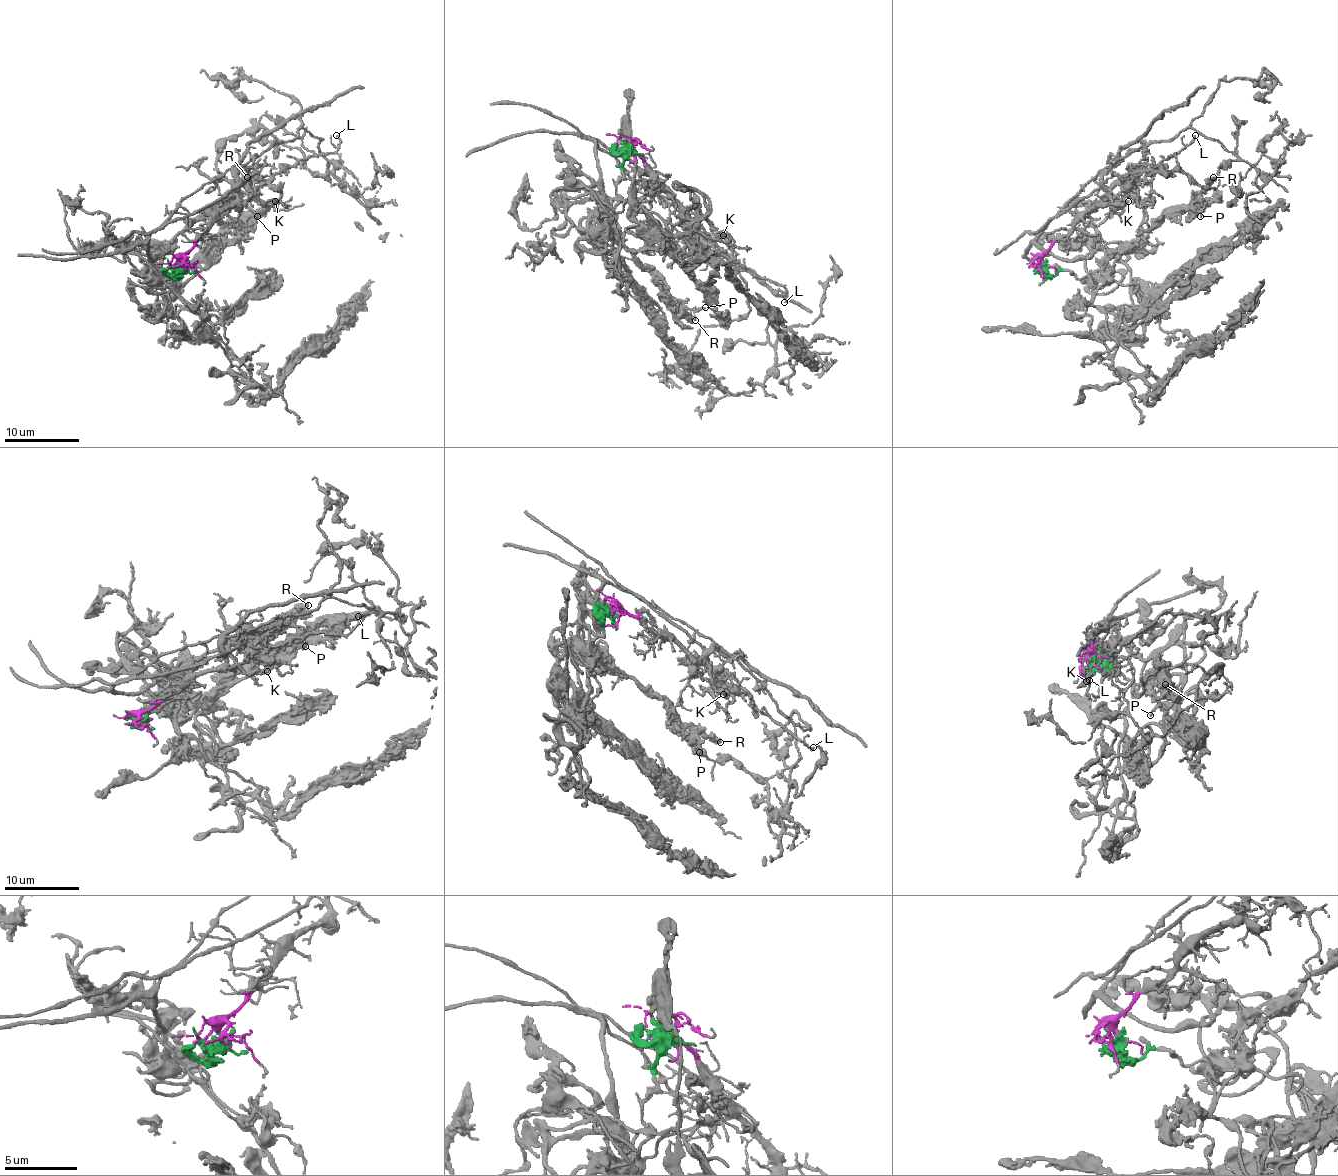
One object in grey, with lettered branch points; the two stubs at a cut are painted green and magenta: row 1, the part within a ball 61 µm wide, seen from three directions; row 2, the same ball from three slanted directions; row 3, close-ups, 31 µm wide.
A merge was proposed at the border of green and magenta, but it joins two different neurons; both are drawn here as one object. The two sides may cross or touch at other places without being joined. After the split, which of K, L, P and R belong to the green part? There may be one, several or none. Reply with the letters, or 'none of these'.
P, R

